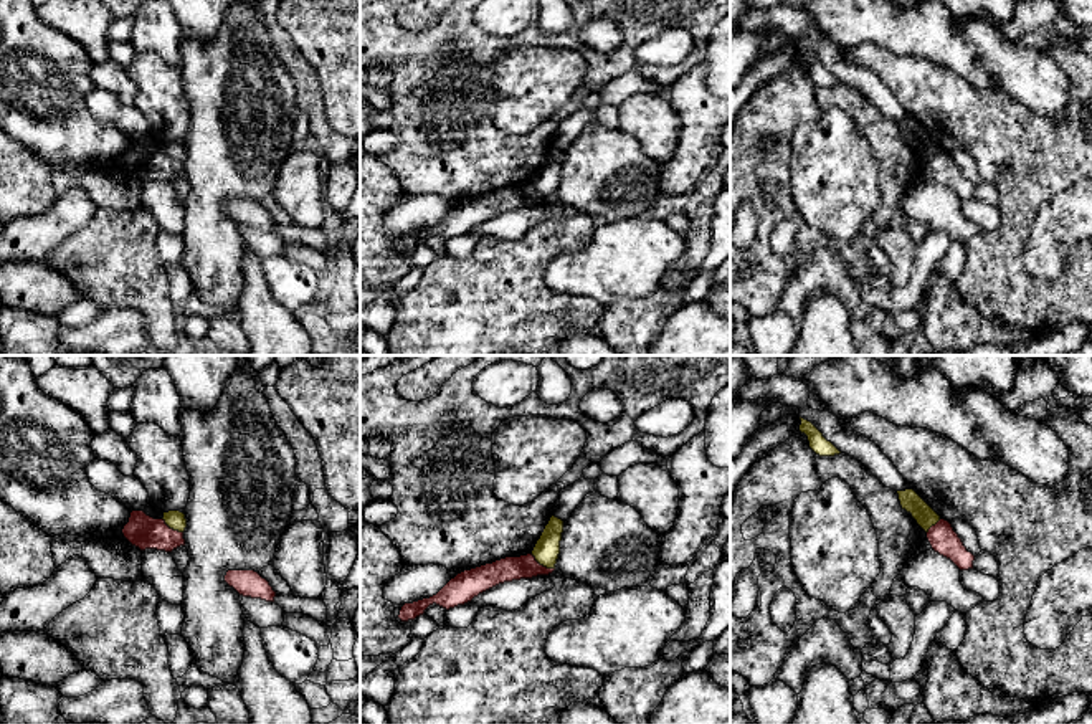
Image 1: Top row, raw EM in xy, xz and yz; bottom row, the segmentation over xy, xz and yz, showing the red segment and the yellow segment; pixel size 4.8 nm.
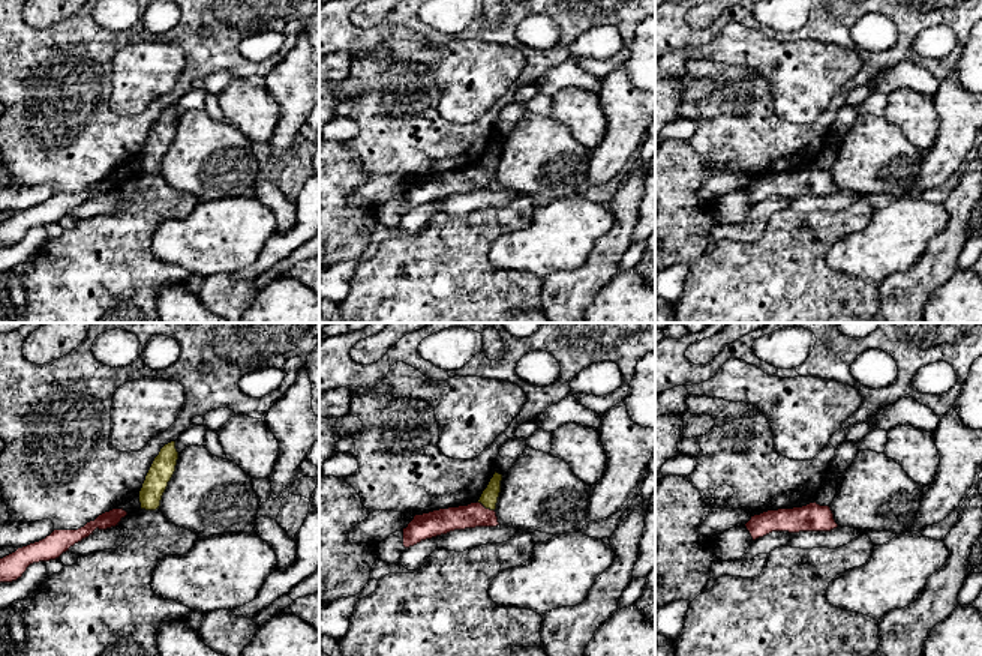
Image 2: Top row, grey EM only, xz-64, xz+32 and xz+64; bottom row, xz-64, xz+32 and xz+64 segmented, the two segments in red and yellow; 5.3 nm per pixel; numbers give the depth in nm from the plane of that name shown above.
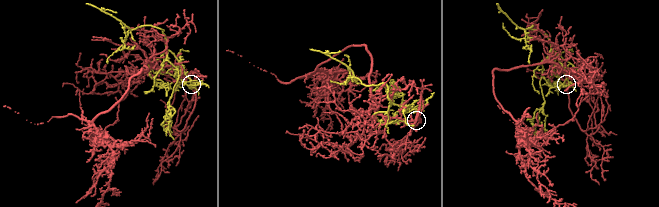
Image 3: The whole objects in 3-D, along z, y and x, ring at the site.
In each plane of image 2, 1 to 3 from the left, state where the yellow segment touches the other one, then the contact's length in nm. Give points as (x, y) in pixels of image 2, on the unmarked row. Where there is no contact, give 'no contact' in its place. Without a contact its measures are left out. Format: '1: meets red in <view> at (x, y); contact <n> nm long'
1: no contact
2: meets red in xz+32 at (485, 171); contact 110 nm long
3: no contact

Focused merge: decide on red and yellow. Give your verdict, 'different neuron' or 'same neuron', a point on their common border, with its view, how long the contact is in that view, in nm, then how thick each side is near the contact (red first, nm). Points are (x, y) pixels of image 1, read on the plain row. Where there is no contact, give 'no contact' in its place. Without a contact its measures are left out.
different neuron; contact xz (542, 195); length 140 nm; calibres 120 and 120 nm

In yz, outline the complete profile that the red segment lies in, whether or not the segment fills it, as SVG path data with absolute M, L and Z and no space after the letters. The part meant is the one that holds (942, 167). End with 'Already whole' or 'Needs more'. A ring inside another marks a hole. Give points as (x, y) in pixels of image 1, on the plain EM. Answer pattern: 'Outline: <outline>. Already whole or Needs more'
Outline: M940 149L932 155L927 169L935 182L950 188L960 200L973 198L975 185L966 180L948 150Z. Already whole

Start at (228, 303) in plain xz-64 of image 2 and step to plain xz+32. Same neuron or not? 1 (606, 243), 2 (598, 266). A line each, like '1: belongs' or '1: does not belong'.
1: belongs
2: belongs

